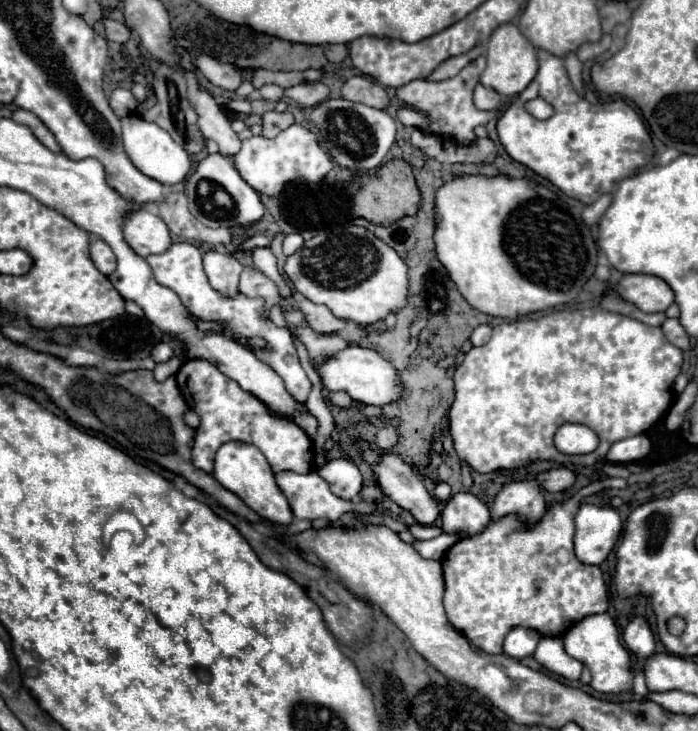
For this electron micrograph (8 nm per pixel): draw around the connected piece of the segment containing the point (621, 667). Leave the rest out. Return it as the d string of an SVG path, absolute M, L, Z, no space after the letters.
M607 613L599 615L587 615L581 621L577 621L567 633L565 633L565 651L573 659L585 663L591 671L591 687L601 693L619 693L629 691L633 673L629 667L629 651L619 639L619 631L615 627L615 621Z

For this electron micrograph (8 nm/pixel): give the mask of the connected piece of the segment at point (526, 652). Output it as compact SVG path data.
M515 627L509 631L509 635L505 637L503 643L503 651L513 657L513 659L523 659L523 657L531 657L535 653L535 647L539 643L541 635L535 633L535 629L523 629L523 627Z

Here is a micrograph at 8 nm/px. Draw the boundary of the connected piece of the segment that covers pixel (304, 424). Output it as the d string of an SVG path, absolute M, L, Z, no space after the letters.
M307 413L307 415L297 415L293 421L295 421L309 437L313 437L313 433L315 433L315 429L317 429L317 419L315 419L311 413Z

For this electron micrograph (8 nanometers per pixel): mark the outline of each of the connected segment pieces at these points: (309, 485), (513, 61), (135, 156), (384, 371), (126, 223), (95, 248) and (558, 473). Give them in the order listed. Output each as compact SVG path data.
M281 471L275 477L277 485L289 499L289 505L297 519L307 519L307 521L325 519L335 523L343 513L357 511L359 507L357 497L353 501L345 501L333 495L327 481L323 481L317 475L317 471L311 471L307 475Z
M501 25L493 31L489 43L487 43L487 67L481 75L481 83L485 87L495 89L501 95L519 95L535 77L537 73L537 49L531 47L531 43L521 35L517 25Z
M127 115L121 119L121 127L123 127L123 145L125 145L125 153L129 155L129 159L133 161L133 165L145 173L147 177L163 183L163 185L175 185L181 183L189 169L191 169L191 161L187 151L177 145L171 135L161 129L155 123L145 121L141 115Z
M347 345L345 349L325 357L321 363L315 365L317 375L323 381L323 387L327 391L343 391L351 399L367 405L385 405L391 401L397 401L401 397L401 385L397 371L389 361L385 361L377 351L373 349L363 349L363 347L351 347Z
M135 209L123 215L123 237L141 257L163 253L171 245L171 235L161 217L151 209Z
M93 239L91 245L89 245L89 253L91 253L91 261L95 263L95 267L103 275L111 275L115 271L115 255L105 241Z
M565 467L551 469L545 473L539 473L537 481L545 491L561 493L561 491L567 491L575 483L575 473L571 469L565 469Z

